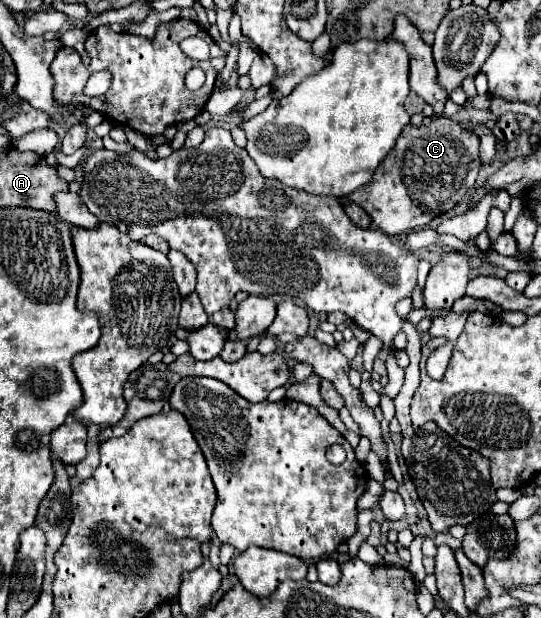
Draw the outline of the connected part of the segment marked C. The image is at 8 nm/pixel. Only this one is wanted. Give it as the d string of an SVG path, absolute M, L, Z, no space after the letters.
M437 117L431 125L407 125L375 171L373 183L347 195L347 201L357 203L383 233L409 233L453 209L475 185L479 163L479 137L457 121Z

